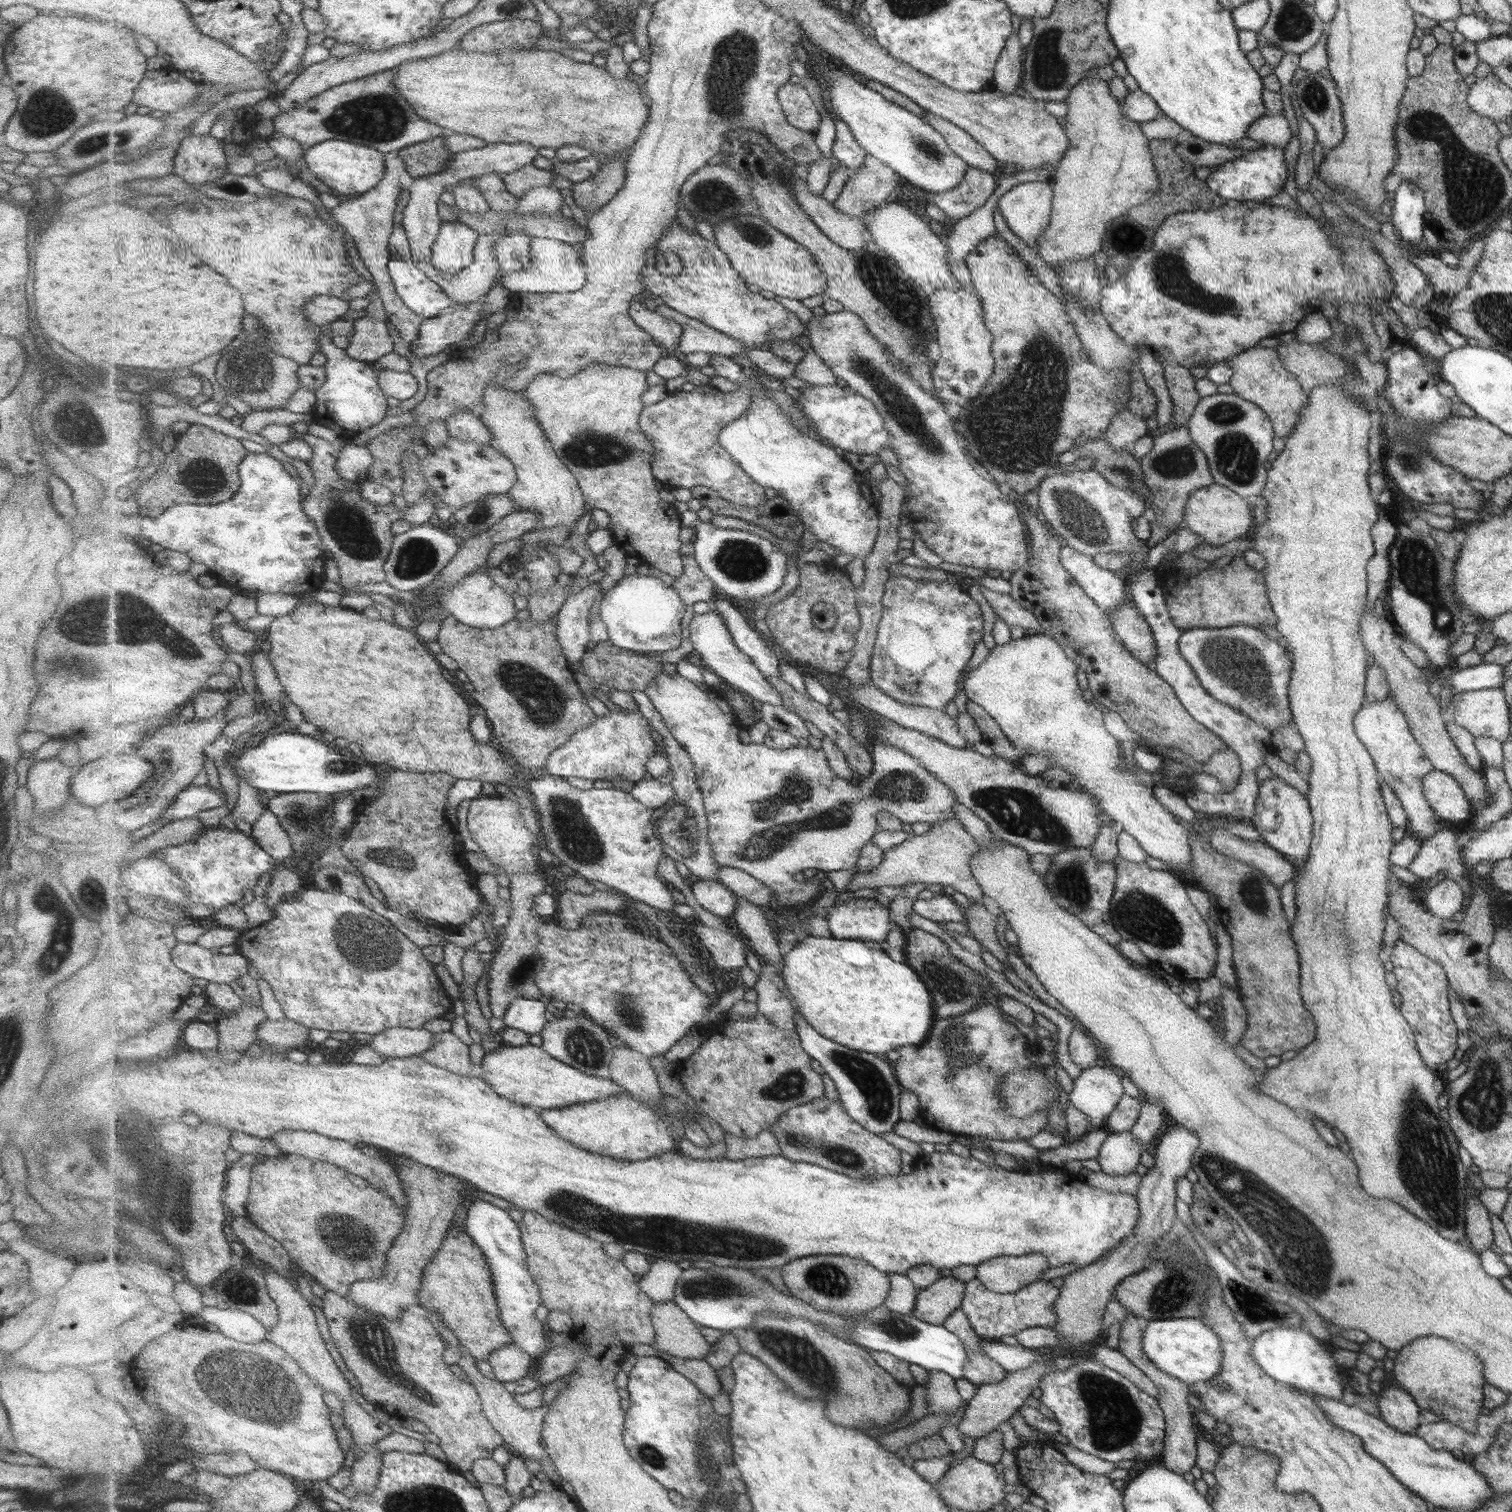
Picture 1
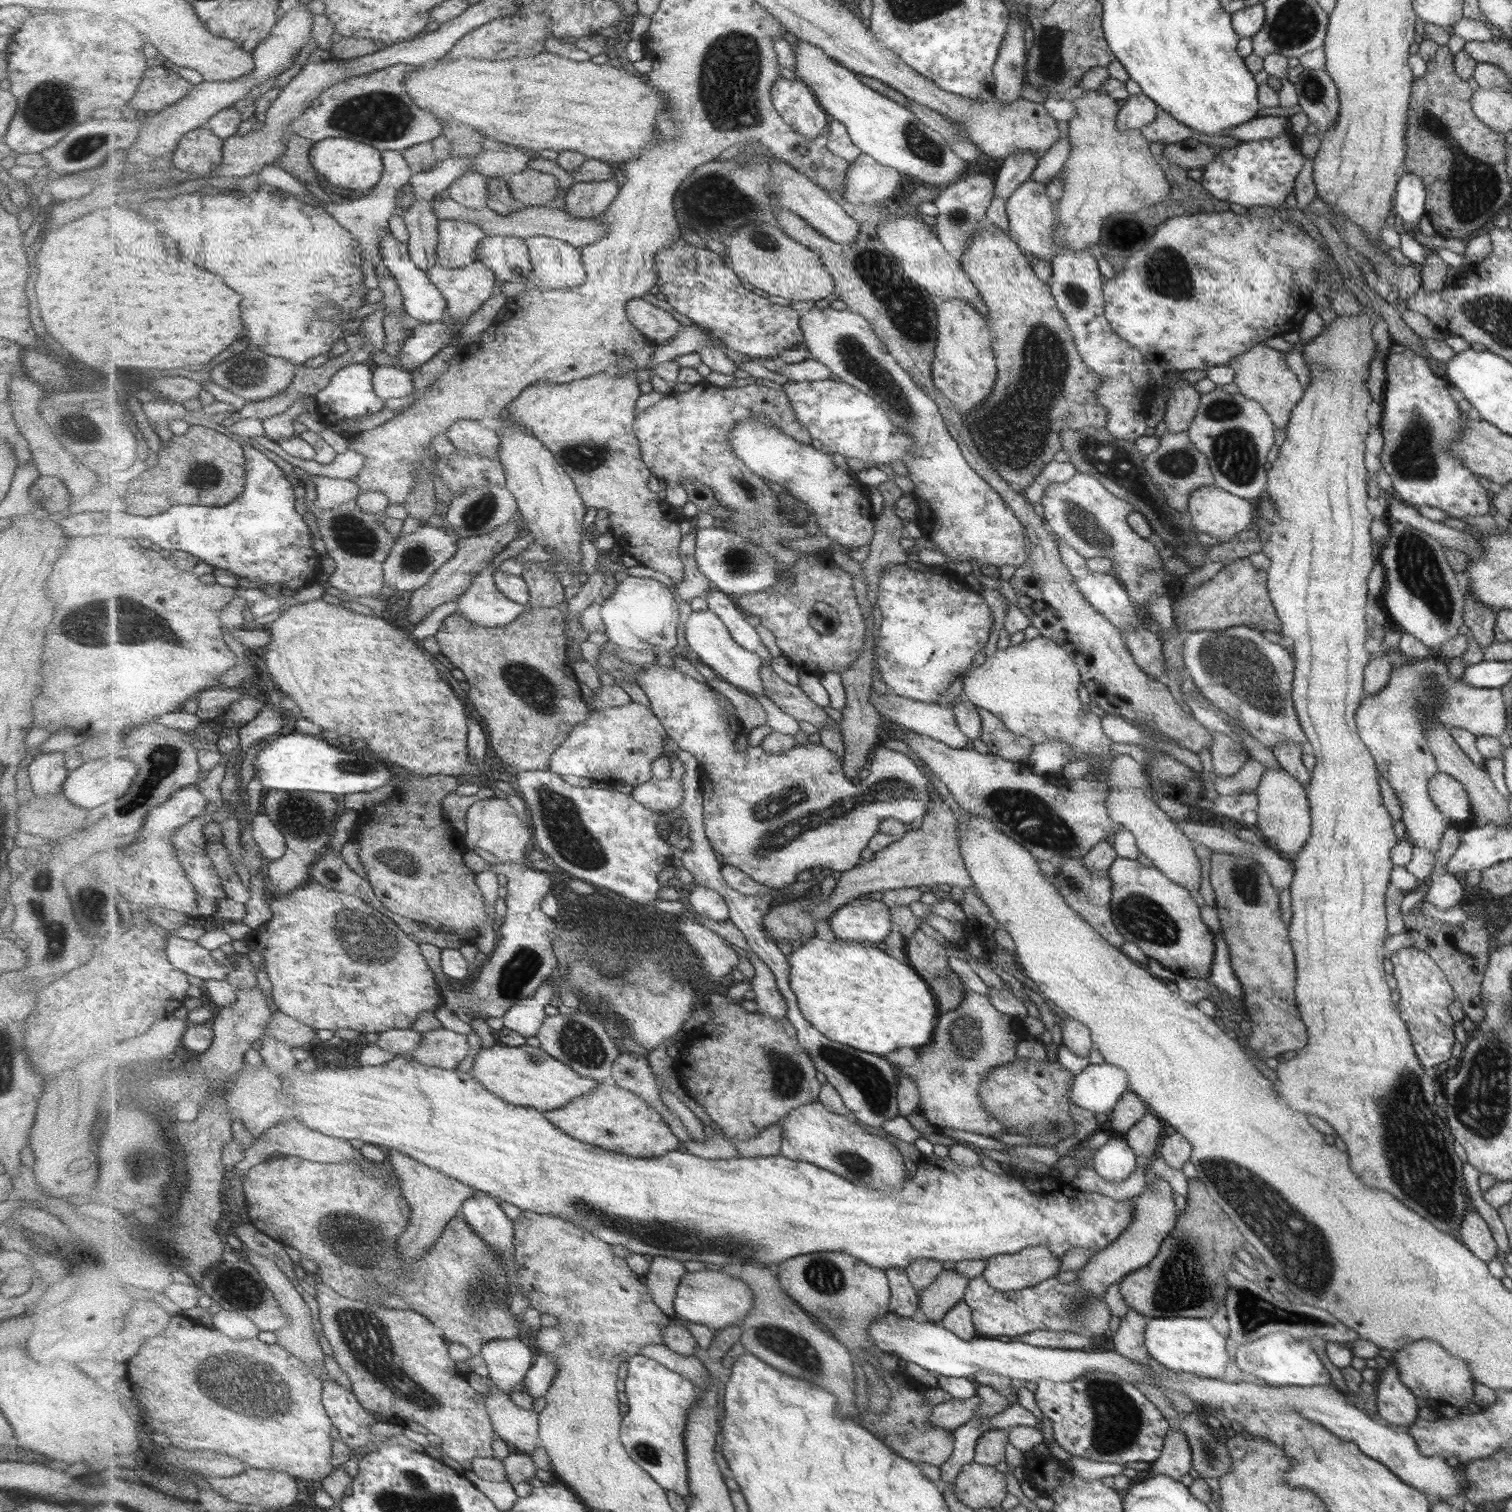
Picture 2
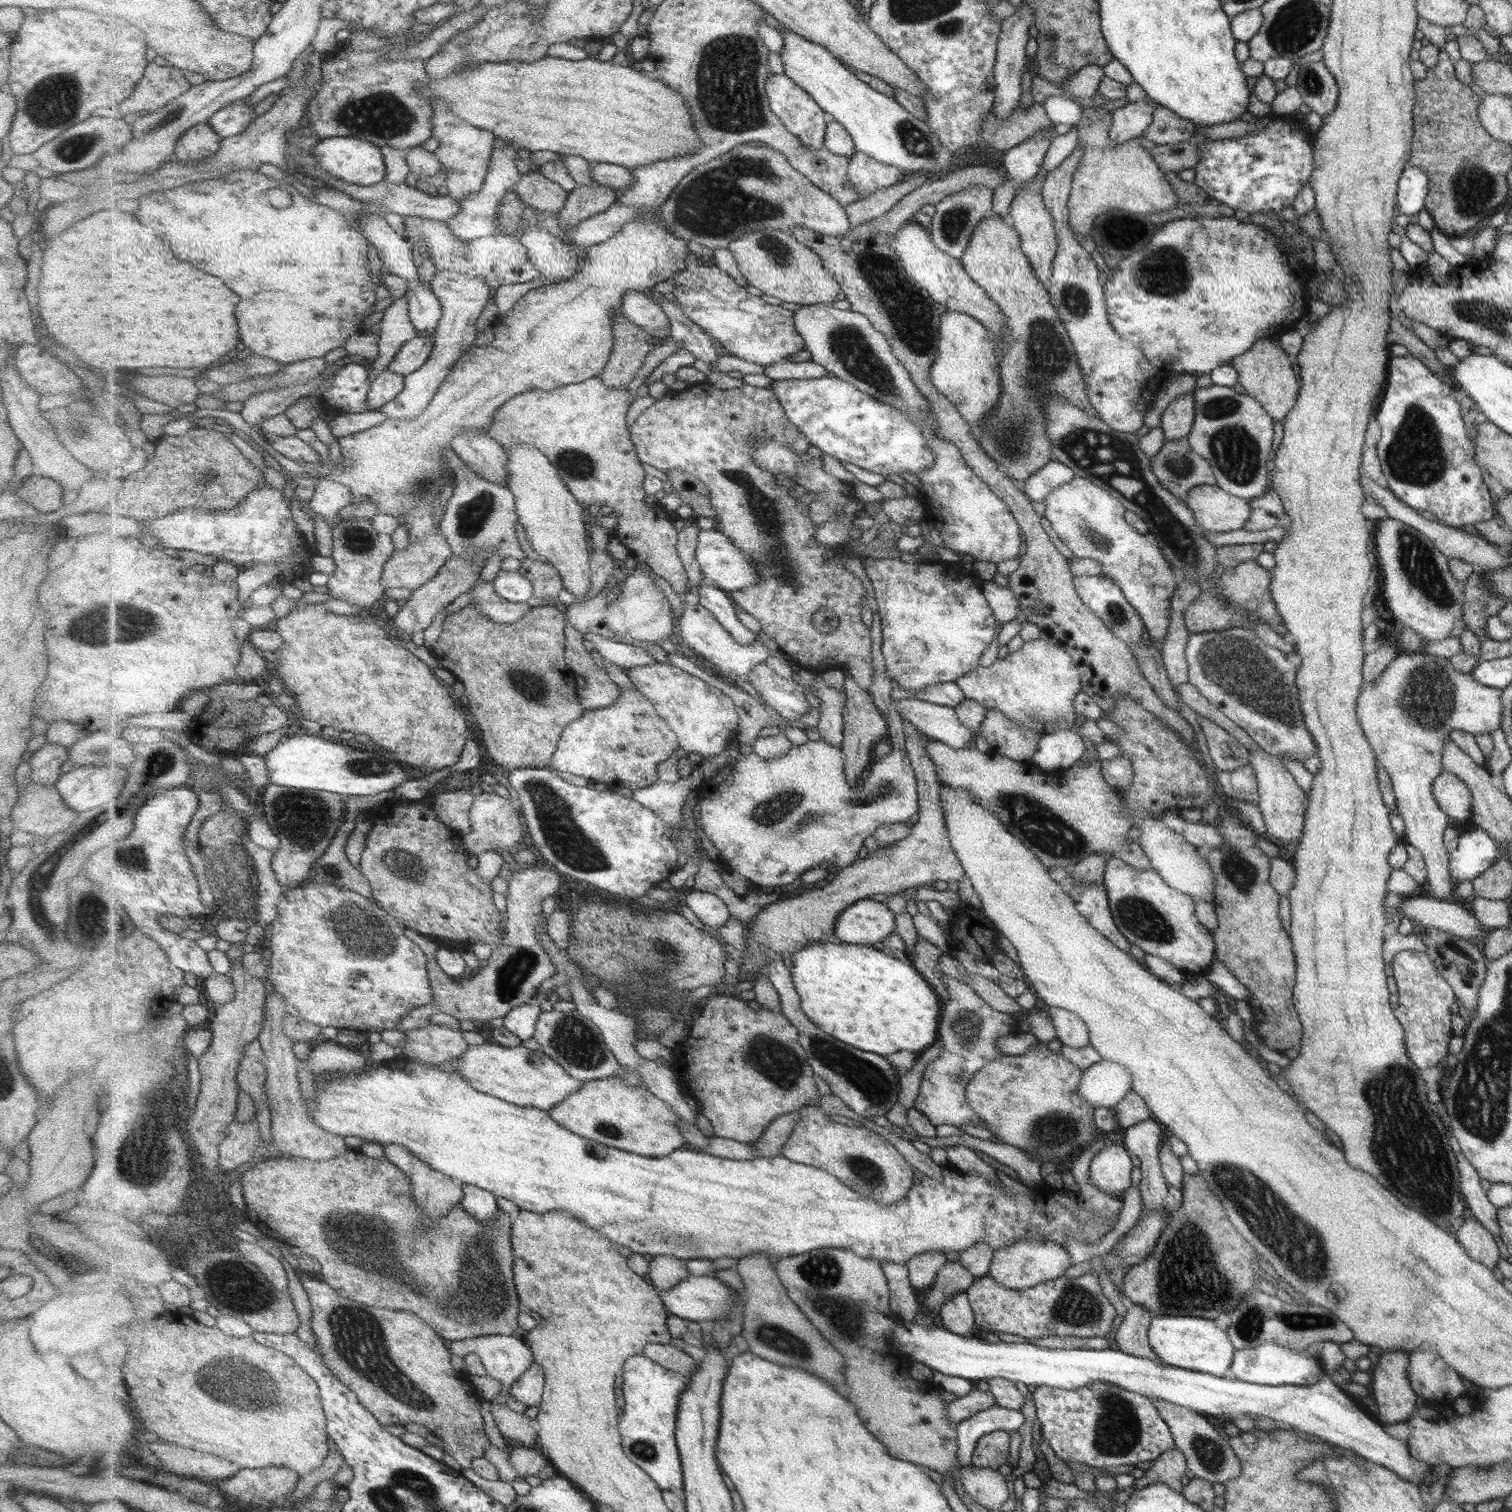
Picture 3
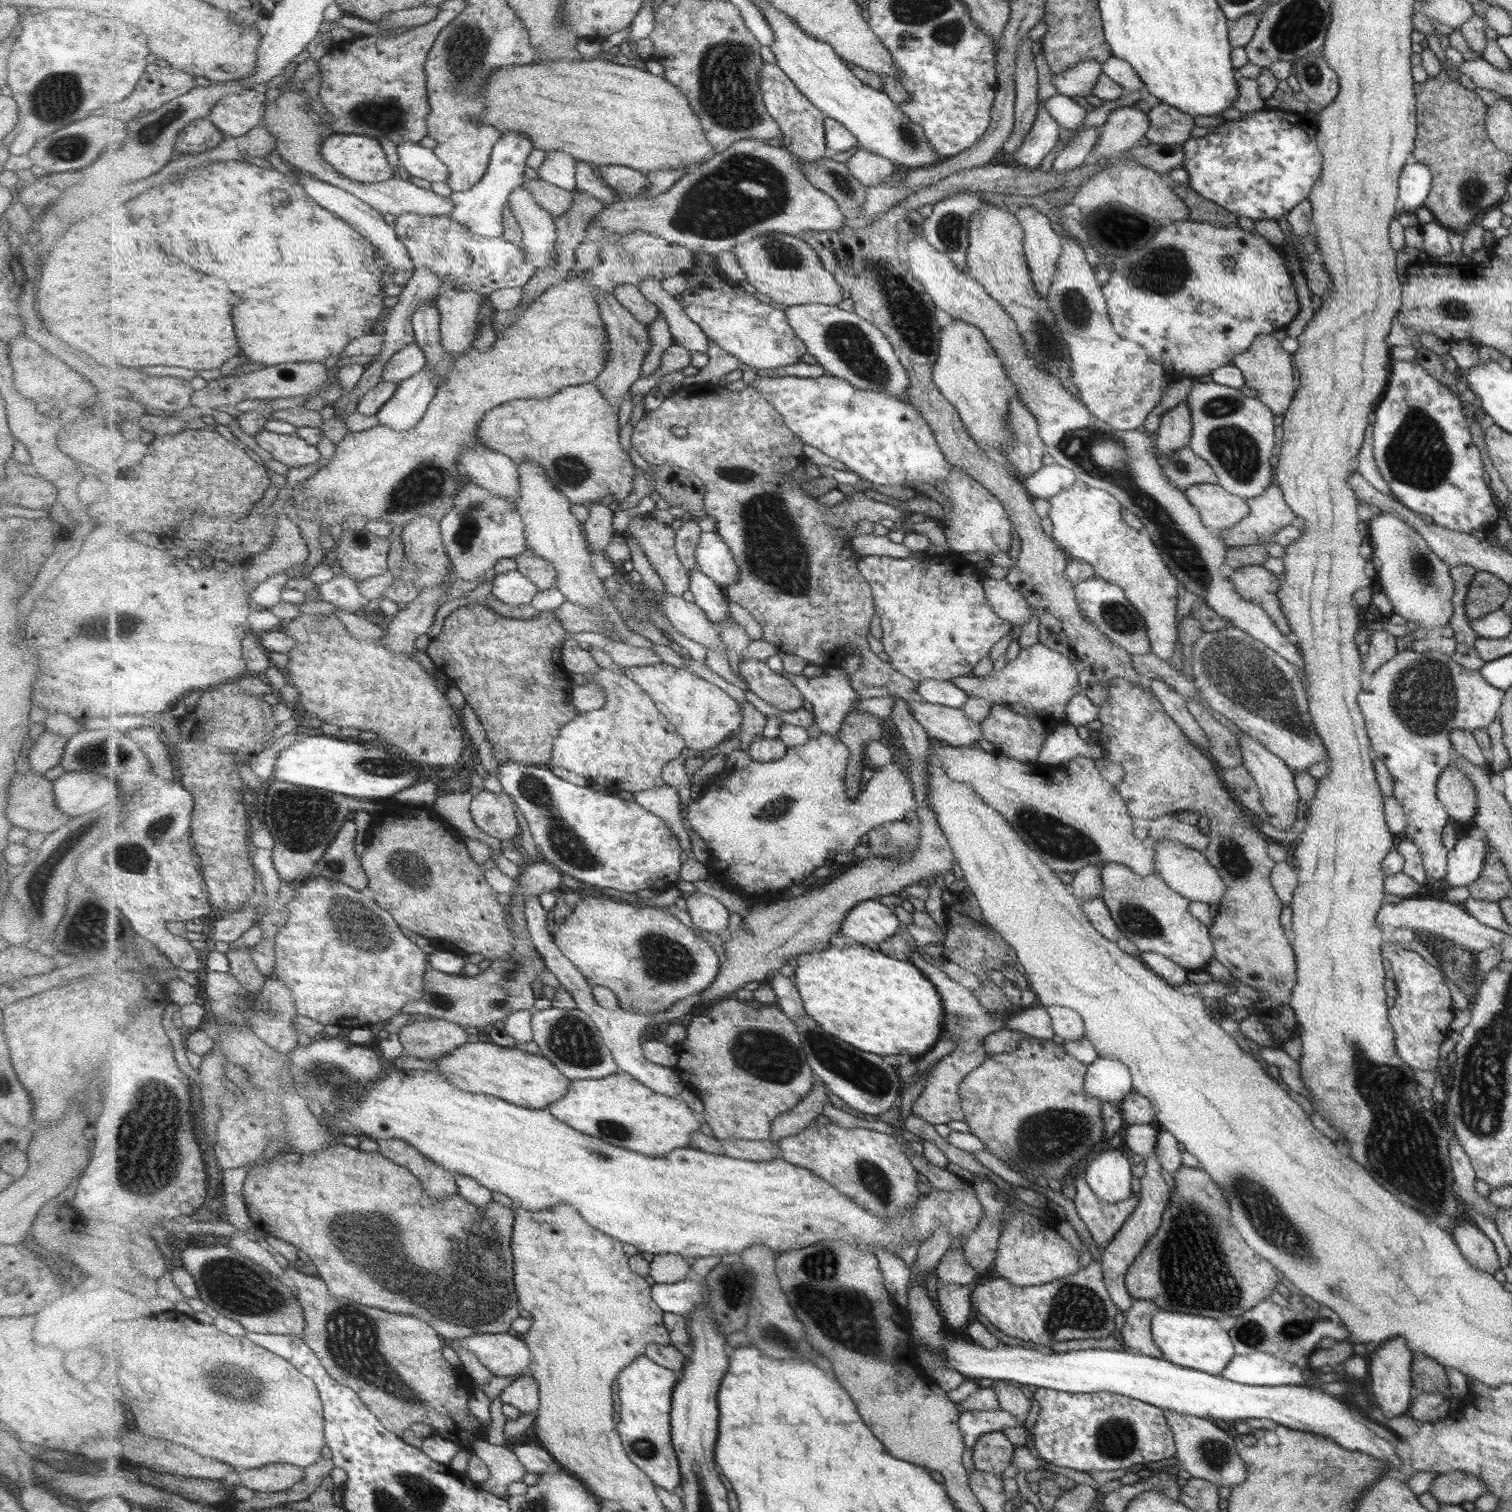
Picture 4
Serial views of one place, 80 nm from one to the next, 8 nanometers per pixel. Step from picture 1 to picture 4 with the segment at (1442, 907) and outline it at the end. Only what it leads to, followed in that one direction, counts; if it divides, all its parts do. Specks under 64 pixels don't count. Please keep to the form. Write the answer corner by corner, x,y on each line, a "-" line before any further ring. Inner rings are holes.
1409,648
1395,653
1385,664
1382,664
1375,672
1372,672
1369,683
1363,686
1361,692
1358,694
1358,705
1362,709
1362,715
1366,718
1367,735
1371,738
1371,748
1375,750
1376,755
1381,759
1381,762
1392,776
1394,782
1392,796
1399,802
1399,806
1404,809
1406,814
1404,834
1415,843
1415,846
1418,846
1418,849
1422,853
1422,867
1425,868
1427,876
1429,876
1431,880
1435,880
1435,882
1444,879
1447,872
1446,850
1445,847
1441,845
1440,832
1443,826
1445,826
1445,823
1451,821
1451,818
1437,798
1437,782
1438,777
1441,776
1442,771
1450,765
1451,758
1454,756
1453,747
1450,746
1450,733
1453,730
1472,732
1480,728
1487,728
1487,726
1491,725
1491,722
1494,721
1494,718
1498,717
1499,710
1501,710
1503,695
1504,690
1499,690
1498,687
1491,686
1478,670
1469,670
1461,667
1459,664
1455,663
1449,655
1443,654
1442,651
1427,649
1423,652
1415,652
1411,651

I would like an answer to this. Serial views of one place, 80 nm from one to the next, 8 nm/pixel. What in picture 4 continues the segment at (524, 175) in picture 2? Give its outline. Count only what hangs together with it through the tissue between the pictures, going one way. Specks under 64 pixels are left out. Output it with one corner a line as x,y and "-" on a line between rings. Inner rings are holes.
531,179
525,185
535,197
535,200
556,217
565,216
574,205
574,192
559,188
546,180

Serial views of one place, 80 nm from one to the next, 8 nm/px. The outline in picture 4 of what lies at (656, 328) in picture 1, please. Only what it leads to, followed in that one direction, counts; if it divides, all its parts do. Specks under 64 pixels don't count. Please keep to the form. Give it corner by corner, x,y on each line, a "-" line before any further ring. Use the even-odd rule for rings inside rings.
623,284
615,288
614,296
645,326
655,322
660,309
641,293
635,284

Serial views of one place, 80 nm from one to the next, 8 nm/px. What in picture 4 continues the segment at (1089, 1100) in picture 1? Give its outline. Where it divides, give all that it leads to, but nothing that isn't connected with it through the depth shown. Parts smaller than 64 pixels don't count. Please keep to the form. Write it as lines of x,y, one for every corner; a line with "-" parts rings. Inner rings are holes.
1097,1056
1086,1065
1085,1092
1099,1102
1119,1102
1132,1091
1130,1071
1122,1062

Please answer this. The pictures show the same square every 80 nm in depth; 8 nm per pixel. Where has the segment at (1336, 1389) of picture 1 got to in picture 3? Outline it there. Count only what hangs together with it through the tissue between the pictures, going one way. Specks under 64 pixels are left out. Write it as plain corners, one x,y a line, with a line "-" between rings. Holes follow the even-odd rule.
1265,1343
1257,1348
1237,1350
1231,1362
1231,1372
1237,1380
1265,1386
1295,1385
1305,1386
1315,1383
1319,1376
1319,1366
1313,1356
1305,1351
1295,1353
1283,1349
1275,1343

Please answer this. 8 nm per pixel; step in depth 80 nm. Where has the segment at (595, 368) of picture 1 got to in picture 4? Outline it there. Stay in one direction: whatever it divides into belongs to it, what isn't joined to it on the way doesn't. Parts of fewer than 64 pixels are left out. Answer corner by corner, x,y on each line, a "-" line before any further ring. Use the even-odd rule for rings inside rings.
595,383
569,386
547,398
512,400
486,414
478,428
479,443
503,453
517,464
526,460
538,462
554,486
573,504
591,505
603,496
612,496
615,505
631,494
637,476
629,454
619,442
618,405
607,401
-
650,513
641,515
642,517
636,516
631,521
631,527
627,529
625,534
629,534
638,542
637,545
645,552
646,558
662,580
667,592
678,597
683,596
687,590
690,590
690,573
682,563
682,559
678,557
676,550
677,532
665,522
659,522
657,518
653,518

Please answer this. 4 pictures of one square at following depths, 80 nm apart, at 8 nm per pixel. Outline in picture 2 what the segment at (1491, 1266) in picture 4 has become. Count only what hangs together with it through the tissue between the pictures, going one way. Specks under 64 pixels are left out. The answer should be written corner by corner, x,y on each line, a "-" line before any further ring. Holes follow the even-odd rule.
1473,1210
1466,1212
1463,1218
1462,1230
1459,1230
1457,1239
1464,1244
1482,1261
1489,1262
1500,1254
1493,1234
1482,1216

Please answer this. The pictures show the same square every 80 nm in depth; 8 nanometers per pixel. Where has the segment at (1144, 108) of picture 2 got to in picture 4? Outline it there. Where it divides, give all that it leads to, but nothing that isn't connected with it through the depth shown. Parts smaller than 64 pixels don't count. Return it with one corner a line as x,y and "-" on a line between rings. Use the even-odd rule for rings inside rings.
1139,104
1112,110
1100,128
1087,161
1095,160
1093,156
1107,158
1137,146
1137,140
1146,134
1149,126
1149,117

